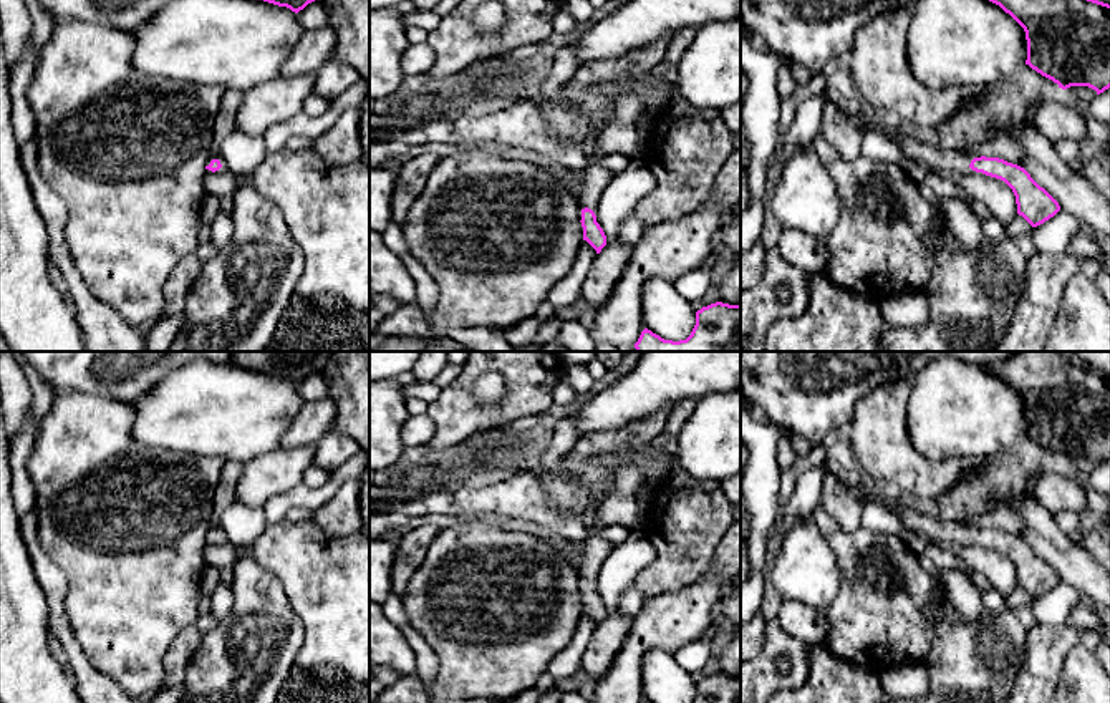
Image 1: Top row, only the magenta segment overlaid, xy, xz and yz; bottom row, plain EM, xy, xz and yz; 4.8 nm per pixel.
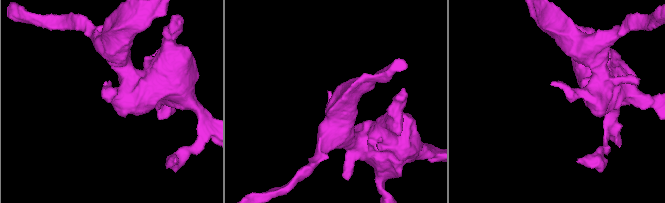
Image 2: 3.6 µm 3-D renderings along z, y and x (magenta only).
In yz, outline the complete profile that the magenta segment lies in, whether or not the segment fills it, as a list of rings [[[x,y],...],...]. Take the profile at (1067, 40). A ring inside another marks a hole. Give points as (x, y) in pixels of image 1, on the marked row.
[[[989,0],[1026,32],[1032,70],[1059,88],[1110,88],[1110,5],[1098,0]]]

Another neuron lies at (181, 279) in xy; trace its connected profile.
[[[184,257],[171,272],[164,285],[164,312],[162,315],[179,315],[184,310],[186,298],[192,284],[202,270],[202,262],[194,257]]]

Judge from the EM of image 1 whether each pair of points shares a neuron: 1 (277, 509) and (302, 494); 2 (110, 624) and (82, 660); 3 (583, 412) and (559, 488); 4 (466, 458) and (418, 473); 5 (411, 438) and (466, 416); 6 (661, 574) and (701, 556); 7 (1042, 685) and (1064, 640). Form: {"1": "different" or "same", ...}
{"1": "same", "2": "different", "3": "different", "4": "same", "5": "different", "6": "same", "7": "same"}

